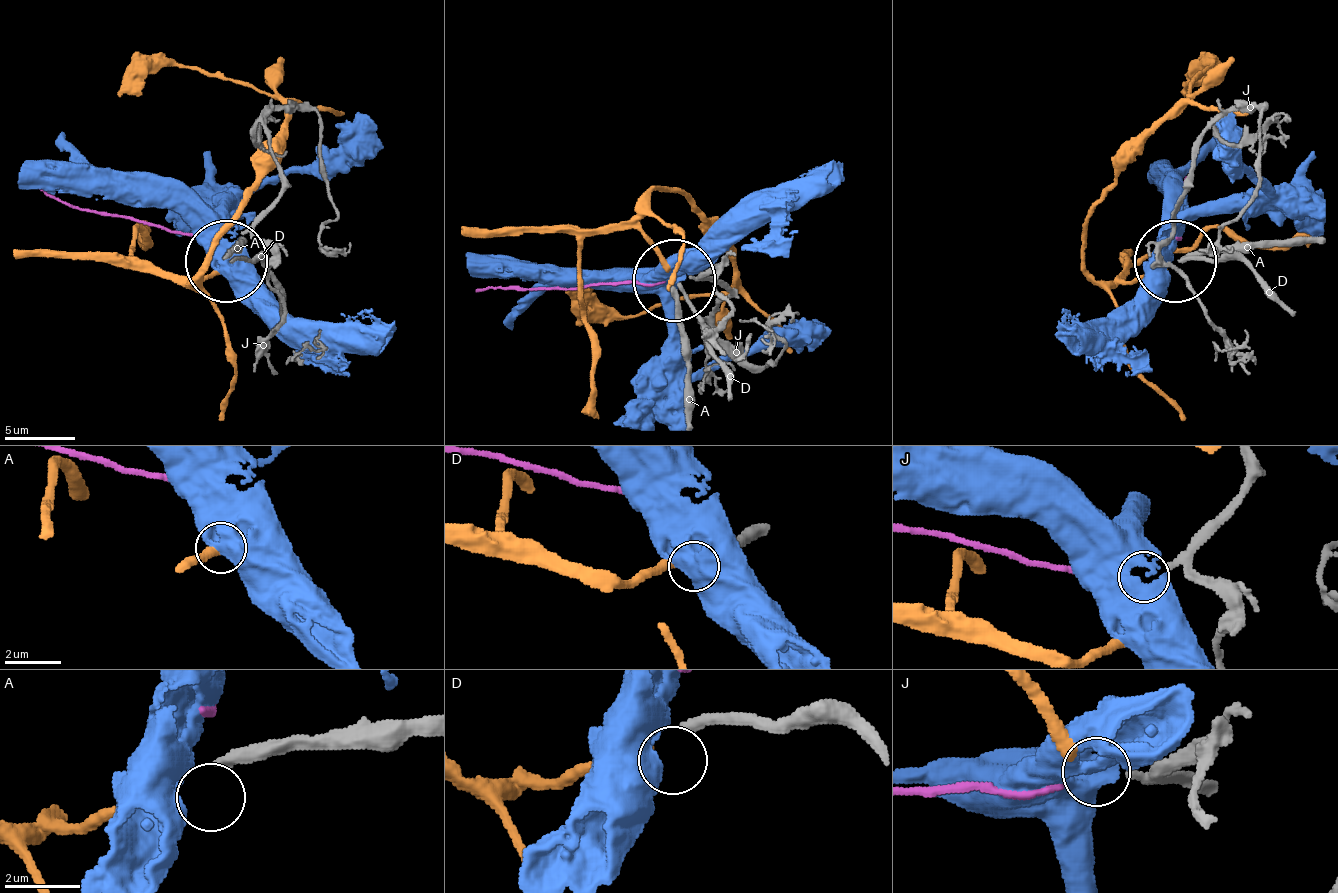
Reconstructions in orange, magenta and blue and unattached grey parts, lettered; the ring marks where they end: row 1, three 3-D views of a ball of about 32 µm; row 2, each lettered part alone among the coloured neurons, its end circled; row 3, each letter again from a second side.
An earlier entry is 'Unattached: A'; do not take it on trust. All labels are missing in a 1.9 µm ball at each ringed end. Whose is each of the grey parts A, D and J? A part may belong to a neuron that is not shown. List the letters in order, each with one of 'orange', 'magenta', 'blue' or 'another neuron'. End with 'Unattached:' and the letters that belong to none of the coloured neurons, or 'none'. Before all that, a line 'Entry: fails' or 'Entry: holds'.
Entry: holds
A: another neuron
D: orange
J: magenta
Unattached: A

